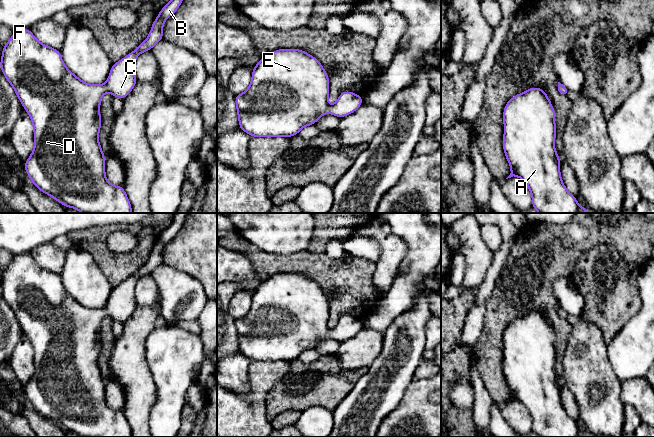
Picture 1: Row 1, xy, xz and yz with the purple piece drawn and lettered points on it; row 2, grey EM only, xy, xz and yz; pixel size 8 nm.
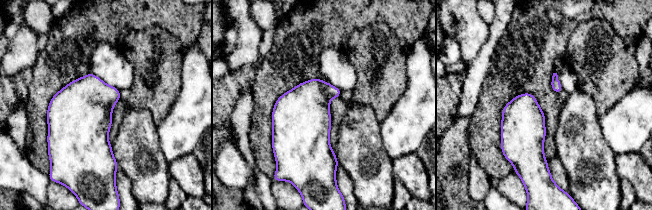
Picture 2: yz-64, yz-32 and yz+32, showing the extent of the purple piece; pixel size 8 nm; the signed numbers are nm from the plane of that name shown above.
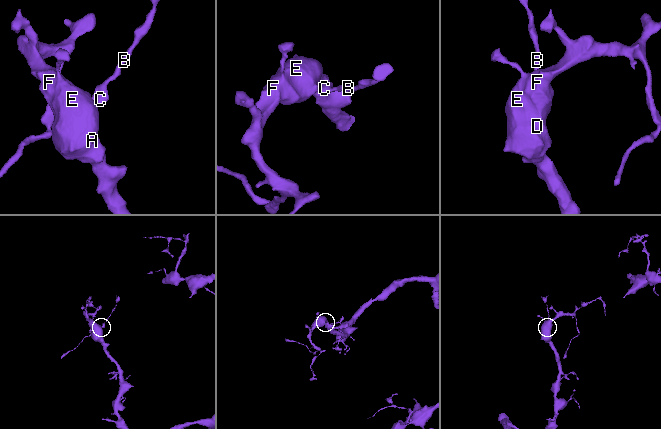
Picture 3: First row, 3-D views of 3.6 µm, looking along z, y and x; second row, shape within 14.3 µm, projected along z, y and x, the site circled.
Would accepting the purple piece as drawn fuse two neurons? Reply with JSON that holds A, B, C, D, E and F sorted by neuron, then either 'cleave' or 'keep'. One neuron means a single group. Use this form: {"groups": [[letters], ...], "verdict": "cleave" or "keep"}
{"groups": [["A", "B", "C", "D", "E", "F"]], "verdict": "keep"}

